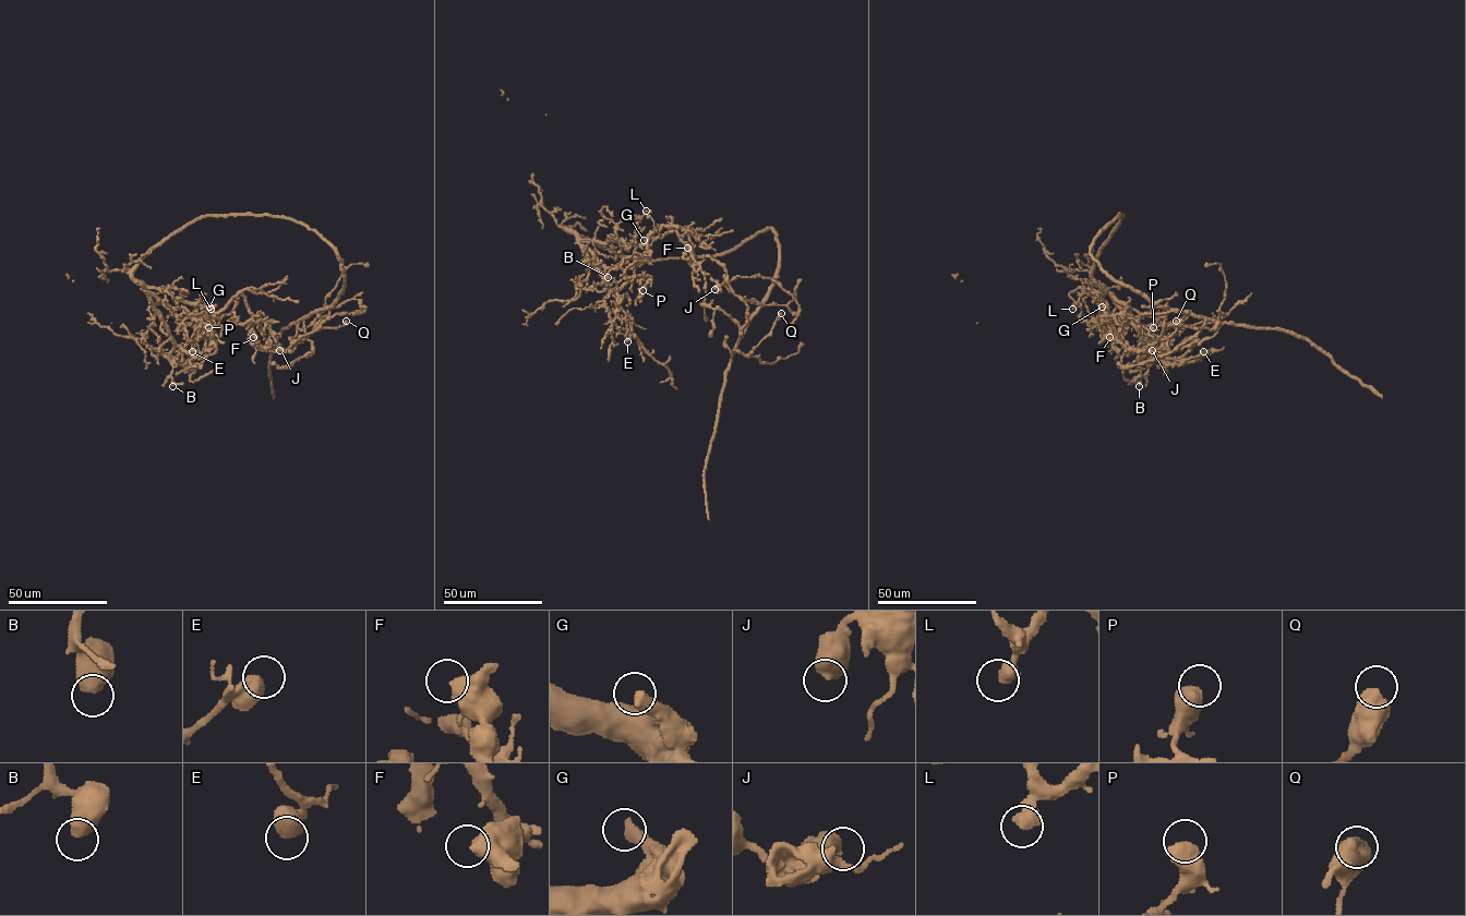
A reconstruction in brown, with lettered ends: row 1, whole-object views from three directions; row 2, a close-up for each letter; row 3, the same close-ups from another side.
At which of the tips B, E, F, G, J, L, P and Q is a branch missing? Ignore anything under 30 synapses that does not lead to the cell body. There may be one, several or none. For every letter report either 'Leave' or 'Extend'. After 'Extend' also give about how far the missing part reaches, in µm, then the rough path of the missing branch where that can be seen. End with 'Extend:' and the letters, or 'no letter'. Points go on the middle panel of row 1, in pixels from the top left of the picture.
B: Leave
E: Leave
F: Leave
G: Extend. Missing length about 45 µm. Course of what is missing: (644, 240), (643, 232), (647, 229), (657, 229), (662, 219), (686, 212), (699, 212)
J: Leave
L: Leave
P: Leave
Q: Leave
Extend: G

